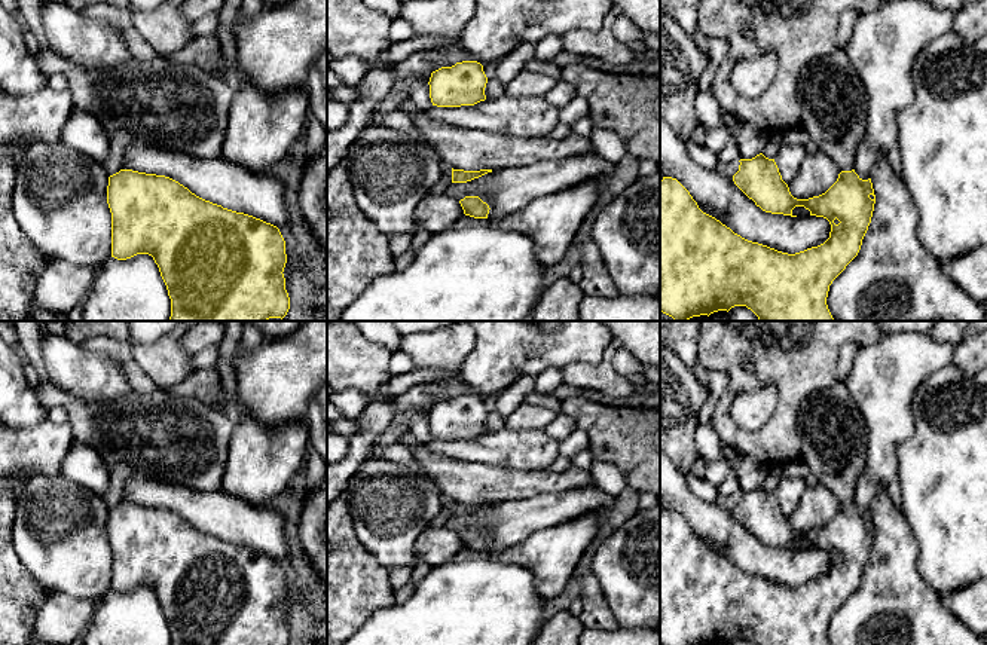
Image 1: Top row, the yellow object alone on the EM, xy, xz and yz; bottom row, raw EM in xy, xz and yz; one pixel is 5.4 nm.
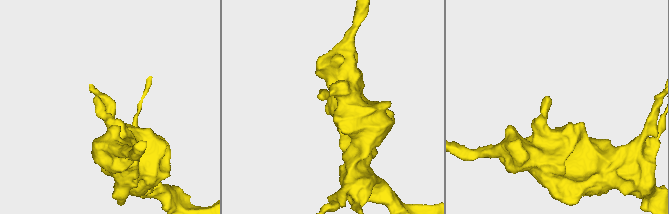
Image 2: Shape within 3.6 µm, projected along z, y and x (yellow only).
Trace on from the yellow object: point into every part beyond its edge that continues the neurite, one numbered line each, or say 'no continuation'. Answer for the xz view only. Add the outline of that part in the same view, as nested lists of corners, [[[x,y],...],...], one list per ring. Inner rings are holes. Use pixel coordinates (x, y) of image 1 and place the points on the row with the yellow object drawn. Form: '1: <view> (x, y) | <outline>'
no continuation

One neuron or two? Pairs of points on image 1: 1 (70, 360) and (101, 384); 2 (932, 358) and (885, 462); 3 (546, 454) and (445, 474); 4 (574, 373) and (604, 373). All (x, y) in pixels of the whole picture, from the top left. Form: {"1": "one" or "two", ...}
{"1": "one", "2": "one", "3": "two", "4": "one"}

